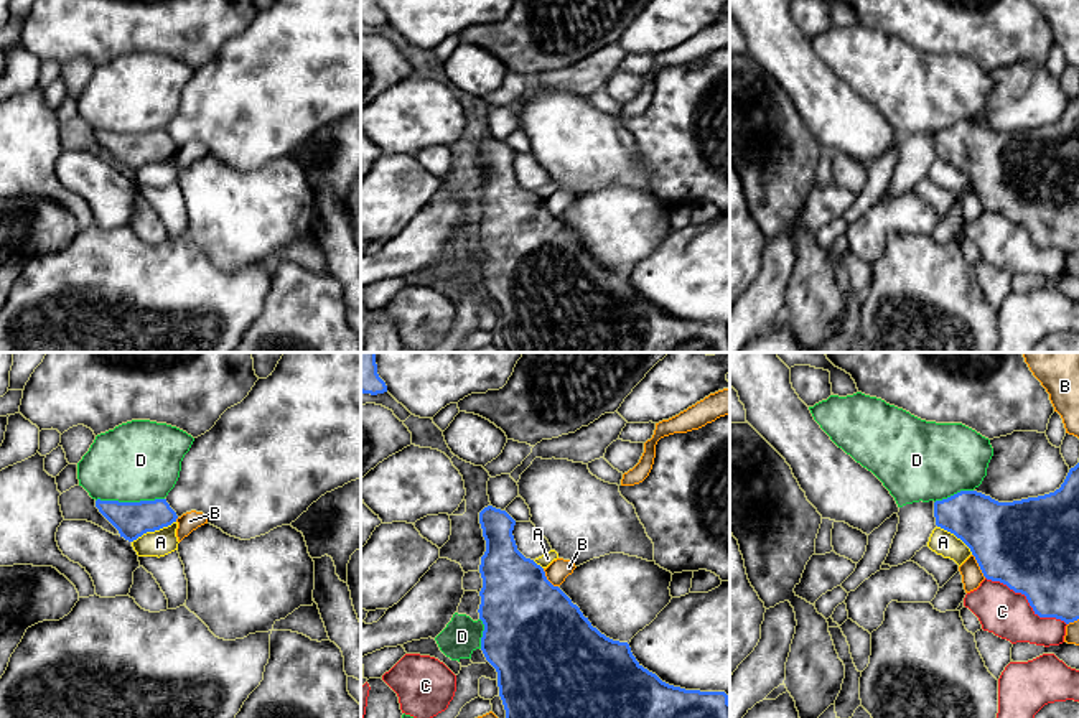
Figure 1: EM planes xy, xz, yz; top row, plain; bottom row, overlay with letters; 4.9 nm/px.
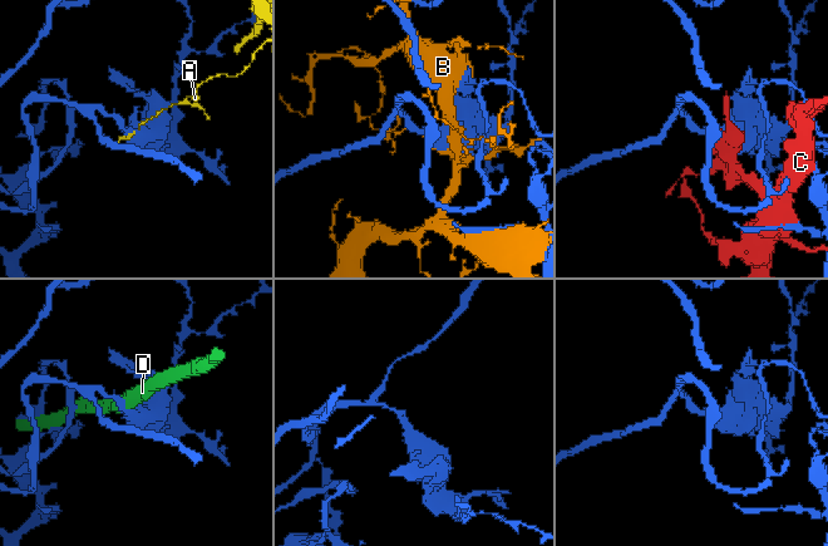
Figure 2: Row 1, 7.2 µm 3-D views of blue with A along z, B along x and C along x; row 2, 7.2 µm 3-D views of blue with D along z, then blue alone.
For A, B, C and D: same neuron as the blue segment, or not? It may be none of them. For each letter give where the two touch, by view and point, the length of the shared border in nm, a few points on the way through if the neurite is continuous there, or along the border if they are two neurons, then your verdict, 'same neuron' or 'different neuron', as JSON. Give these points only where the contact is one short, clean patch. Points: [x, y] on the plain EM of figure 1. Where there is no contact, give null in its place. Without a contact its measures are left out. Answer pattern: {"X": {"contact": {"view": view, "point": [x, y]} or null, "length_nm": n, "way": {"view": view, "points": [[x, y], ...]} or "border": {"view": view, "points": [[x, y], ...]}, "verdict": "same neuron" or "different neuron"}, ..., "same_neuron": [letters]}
{"A": {"contact": {"view": "xy", "point": [154, 162]}, "length_nm": 240, "verdict": "same neuron"}, "B": {"contact": {"view": "yz", "point": [979, 196]}, "length_nm": 140, "verdict": "different neuron"}, "C": {"contact": {"view": "yz", "point": [1027, 229]}, "length_nm": 460, "verdict": "different neuron"}, "D": {"contact": {"view": "xy", "point": [129, 134]}, "length_nm": 340, "verdict": "different neuron"}, "same_neuron": ["A"]}

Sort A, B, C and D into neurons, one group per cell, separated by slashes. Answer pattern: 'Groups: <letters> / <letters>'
Groups: A / B / C / D

